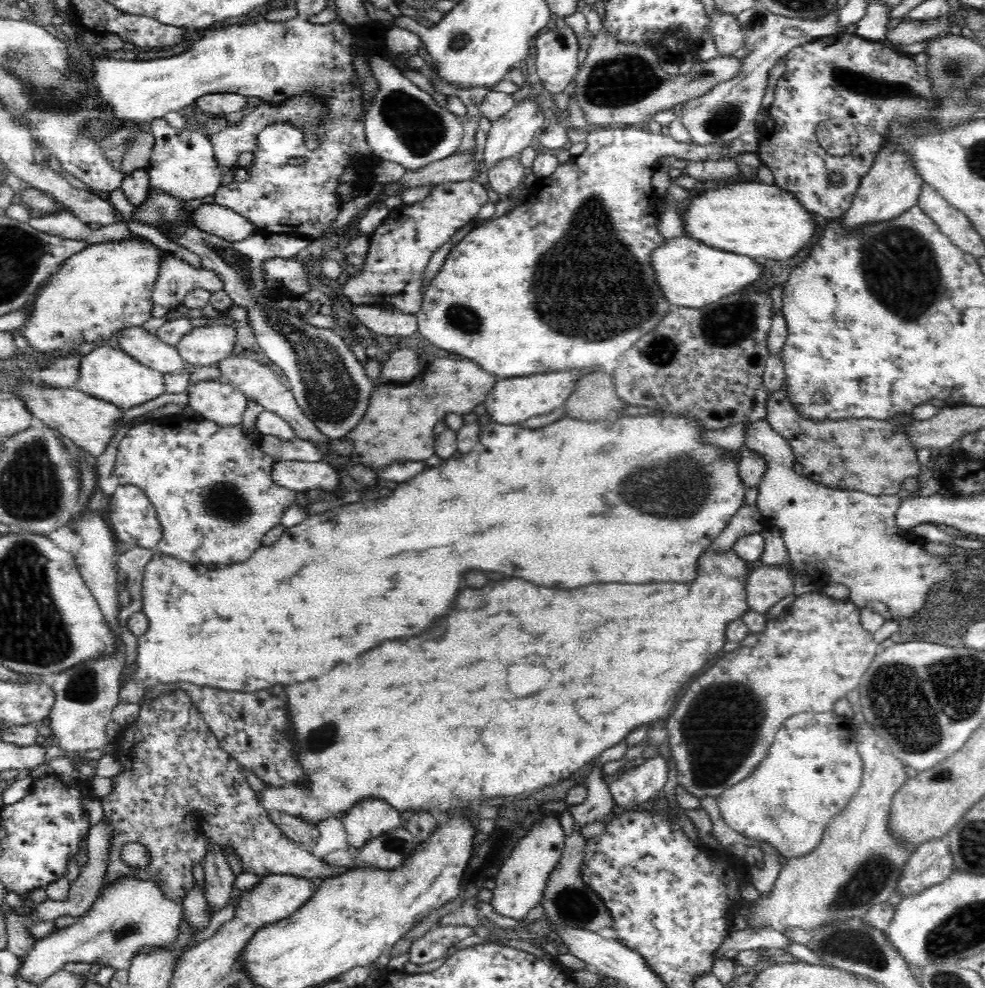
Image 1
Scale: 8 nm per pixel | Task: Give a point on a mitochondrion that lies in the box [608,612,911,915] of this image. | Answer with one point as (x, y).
(720, 726)

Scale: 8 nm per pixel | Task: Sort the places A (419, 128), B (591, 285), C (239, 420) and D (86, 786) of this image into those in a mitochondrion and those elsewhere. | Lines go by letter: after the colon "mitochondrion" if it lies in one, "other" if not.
A: mitochondrion
B: mitochondrion
C: other
D: other

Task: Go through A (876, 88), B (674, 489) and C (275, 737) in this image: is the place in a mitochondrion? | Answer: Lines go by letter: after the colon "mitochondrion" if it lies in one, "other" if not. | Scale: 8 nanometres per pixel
A: mitochondrion
B: mitochondrion
C: mitochondrion

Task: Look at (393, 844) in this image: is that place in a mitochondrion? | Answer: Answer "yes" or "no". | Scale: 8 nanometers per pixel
yes

